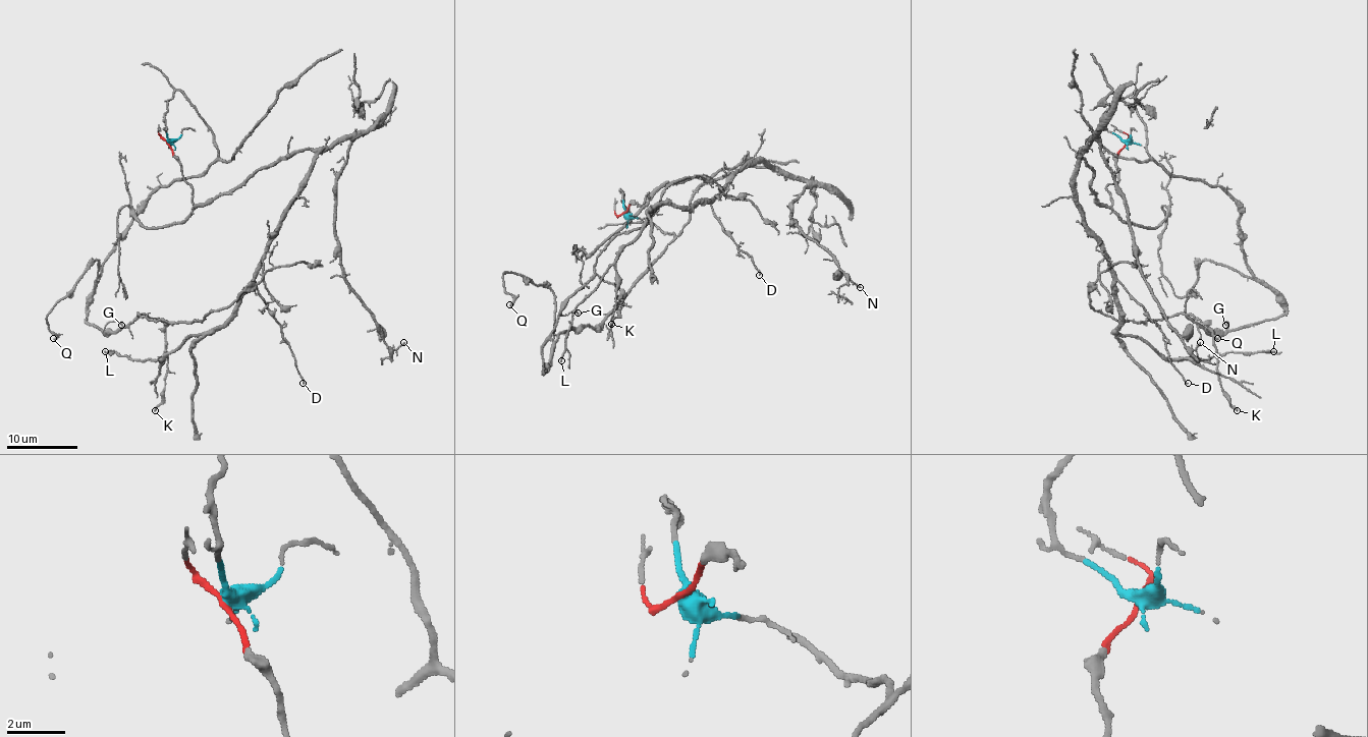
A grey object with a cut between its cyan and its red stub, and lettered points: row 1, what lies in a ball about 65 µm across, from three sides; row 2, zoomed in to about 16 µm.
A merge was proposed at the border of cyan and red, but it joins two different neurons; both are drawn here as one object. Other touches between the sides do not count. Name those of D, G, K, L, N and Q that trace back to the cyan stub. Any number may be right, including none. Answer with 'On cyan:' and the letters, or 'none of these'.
On cyan: G, K, Q

